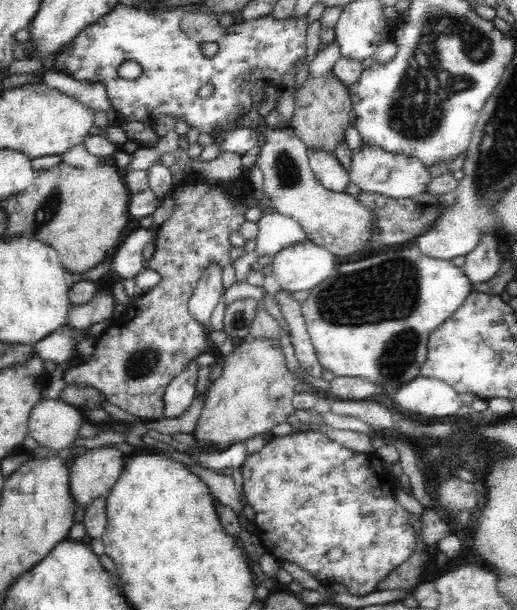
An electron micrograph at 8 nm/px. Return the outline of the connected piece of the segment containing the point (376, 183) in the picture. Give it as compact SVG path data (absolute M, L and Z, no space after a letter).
M362 145L352 152L349 180L361 191L382 194L394 199L408 199L423 194L432 180L425 163L413 154L382 150L381 146Z

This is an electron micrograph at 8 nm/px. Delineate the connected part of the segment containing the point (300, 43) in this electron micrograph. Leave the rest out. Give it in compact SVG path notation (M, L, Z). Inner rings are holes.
M118 3L112 12L109 12L105 17L100 18L100 20L90 23L90 26L87 26L80 34L78 34L78 36L74 37L72 46L70 46L68 50L61 52L61 54L55 59L52 67L56 72L66 74L66 76L71 76L76 80L100 80L102 84L106 85L106 90L109 94L109 101L116 113L116 122L114 124L119 127L122 123L132 122L132 120L143 122L143 124L146 124L146 122L147 124L153 124L156 120L158 120L158 118L162 118L162 116L166 116L166 114L171 114L178 122L180 122L180 120L184 120L184 122L187 122L190 127L197 126L200 134L208 134L208 132L214 132L215 130L212 141L218 145L221 153L233 152L234 154L243 156L246 152L248 152L248 150L252 150L254 146L258 145L258 133L250 127L240 124L228 130L228 128L226 128L226 124L232 124L232 122L236 122L236 120L241 121L245 118L245 116L248 116L248 113L252 108L252 98L250 96L252 96L252 92L254 92L256 88L271 85L277 86L278 82L280 82L280 80L288 74L288 70L290 70L296 62L304 62L306 58L306 30L308 30L308 25L306 15L276 19L270 14L253 20L237 20L232 25L224 27L220 26L218 16L214 16L214 13L210 12L210 9L202 8L202 5L198 5L198 3L176 6L171 9L168 8L168 10L158 9L157 11L152 11L146 8L128 7L122 3ZM210 42L217 42L219 49L214 53L214 56L206 57L206 46ZM132 60L134 60L134 62L138 62L138 64L142 66L143 71L138 78L133 80L124 79L120 76L120 74L118 74L118 68L120 68L120 65L123 62L132 62ZM206 84L212 84L213 93L203 98L198 95L198 90L200 90L202 86L206 86Z

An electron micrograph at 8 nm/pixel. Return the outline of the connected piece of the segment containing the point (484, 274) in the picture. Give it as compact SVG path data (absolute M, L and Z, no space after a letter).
M485 235L478 246L465 256L462 270L473 285L493 278L499 271L501 263L501 257L497 252L499 243L497 236Z

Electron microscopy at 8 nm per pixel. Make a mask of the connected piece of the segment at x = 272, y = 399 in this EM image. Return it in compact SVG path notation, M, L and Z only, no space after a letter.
M260 337L242 342L226 357L222 367L221 375L206 392L202 416L192 432L196 440L202 440L202 447L206 442L214 448L228 448L240 440L245 442L284 424L294 414L294 386L298 380L286 367L280 341Z

